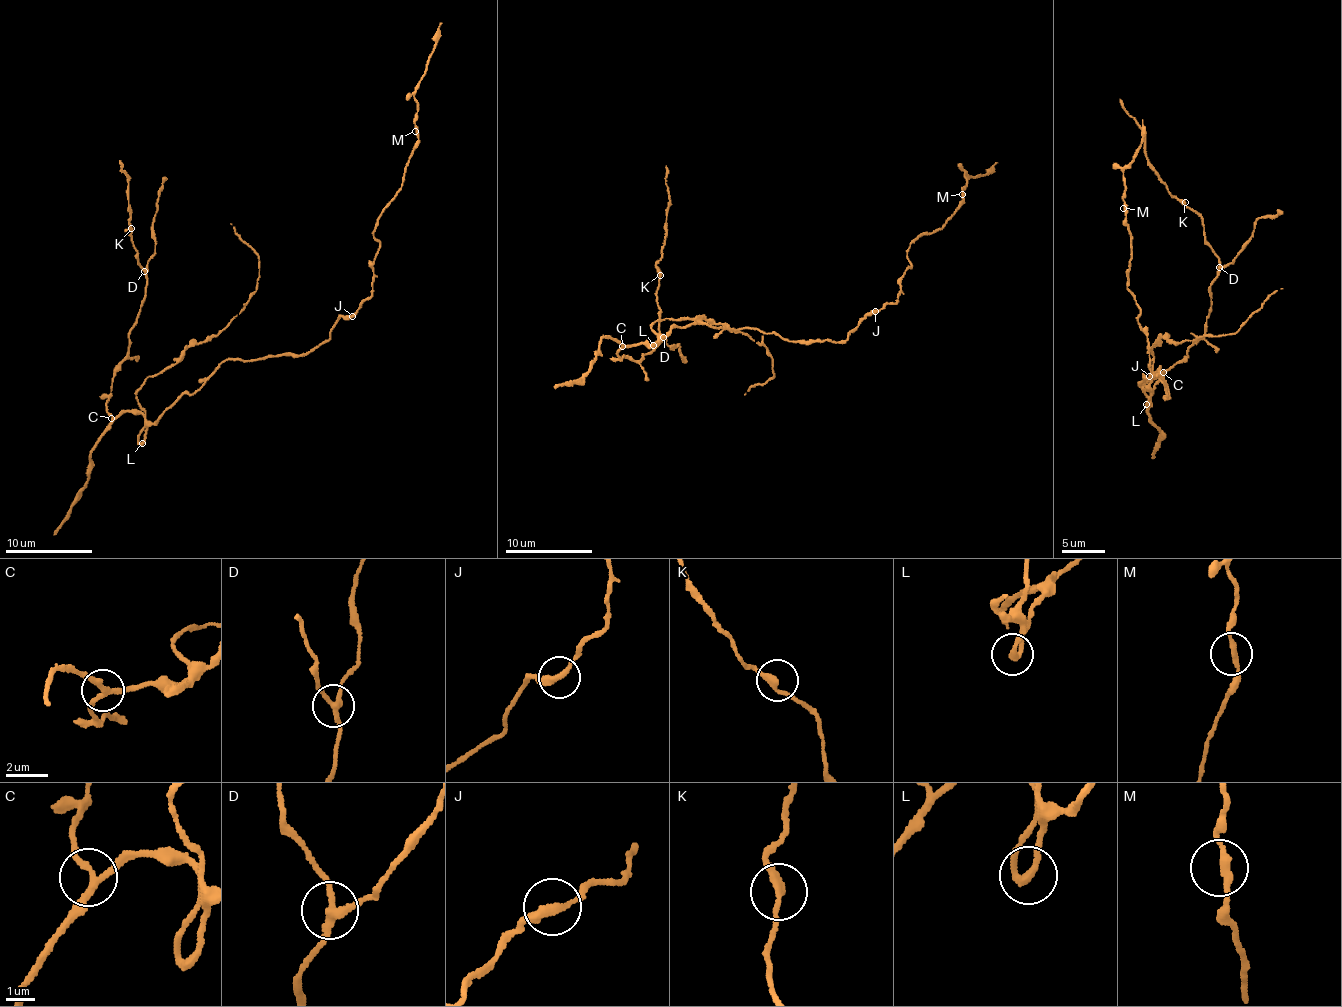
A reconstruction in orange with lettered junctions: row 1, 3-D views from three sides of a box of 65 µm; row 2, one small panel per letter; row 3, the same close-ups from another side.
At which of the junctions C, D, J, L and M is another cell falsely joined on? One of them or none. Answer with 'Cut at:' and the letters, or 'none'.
Cut at: D

